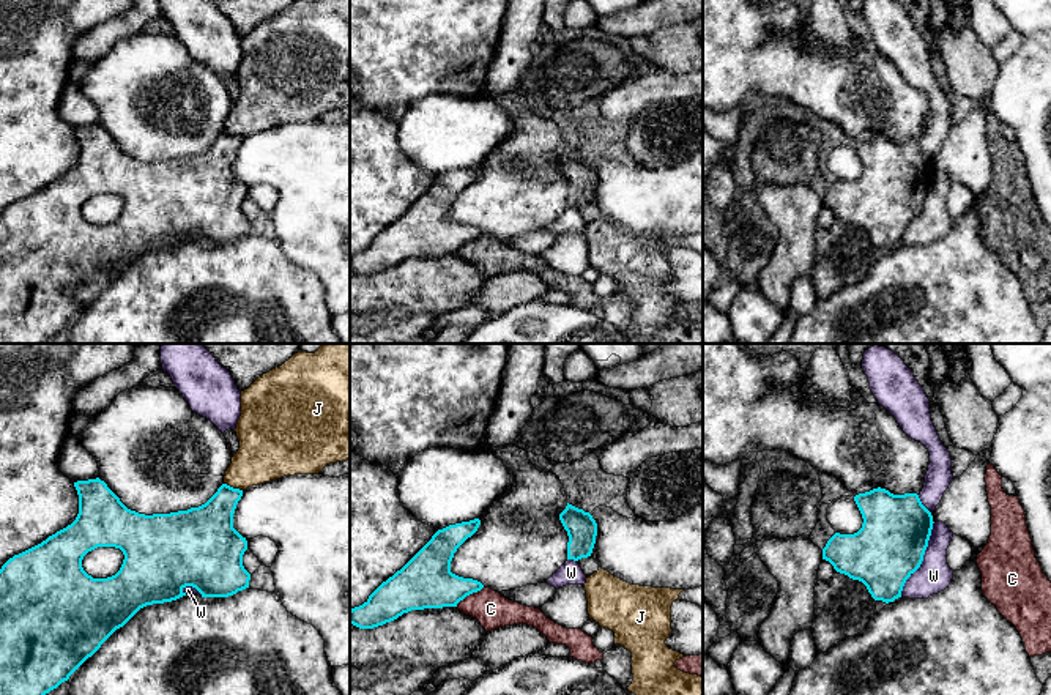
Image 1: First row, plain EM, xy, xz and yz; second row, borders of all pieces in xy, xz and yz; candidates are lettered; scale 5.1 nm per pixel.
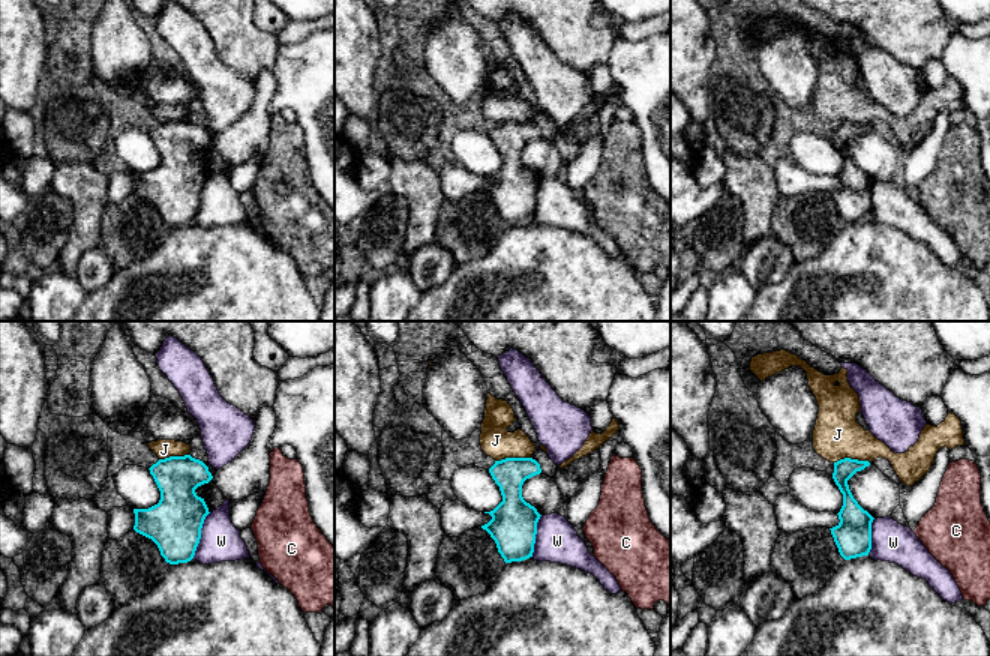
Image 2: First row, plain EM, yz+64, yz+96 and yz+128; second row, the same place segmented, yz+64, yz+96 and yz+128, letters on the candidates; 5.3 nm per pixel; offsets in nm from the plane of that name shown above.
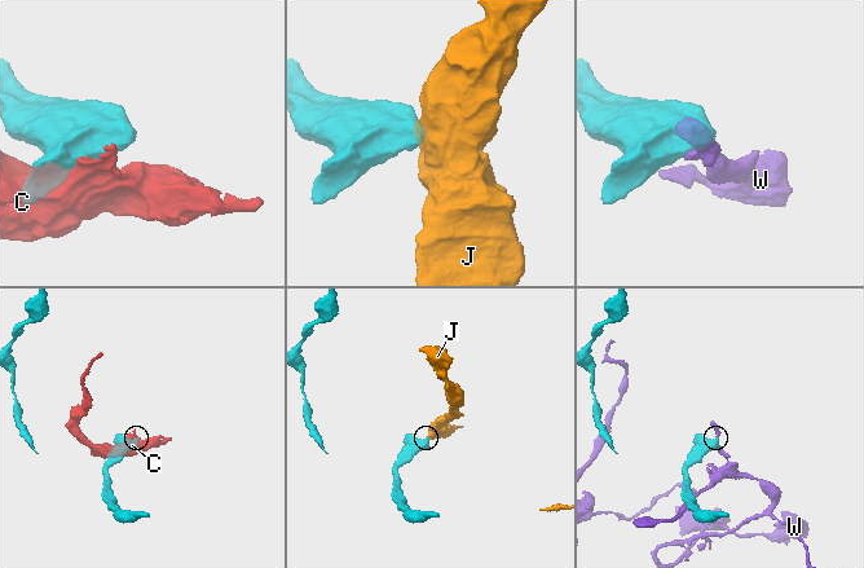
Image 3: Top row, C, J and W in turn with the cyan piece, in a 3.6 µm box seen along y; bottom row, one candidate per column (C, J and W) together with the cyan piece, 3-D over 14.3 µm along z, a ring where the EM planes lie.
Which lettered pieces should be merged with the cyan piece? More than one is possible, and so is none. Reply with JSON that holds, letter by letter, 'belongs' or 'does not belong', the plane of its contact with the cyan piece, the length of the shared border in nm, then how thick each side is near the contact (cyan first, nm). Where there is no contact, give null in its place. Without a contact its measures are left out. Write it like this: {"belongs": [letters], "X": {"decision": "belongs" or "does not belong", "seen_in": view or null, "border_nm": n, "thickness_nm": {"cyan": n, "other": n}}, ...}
{"belongs": [], "C": {"decision": "does not belong", "seen_in": "xz", "border_nm": 180, "thickness_nm": {"cyan": 280, "other": 180}}, "J": {"decision": "does not belong", "seen_in": "xy", "border_nm": 100, "thickness_nm": {"cyan": 260, "other": 280}}, "W": {"decision": "does not belong", "seen_in": "yz", "border_nm": 420, "thickness_nm": {"cyan": 360, "other": 170}}}

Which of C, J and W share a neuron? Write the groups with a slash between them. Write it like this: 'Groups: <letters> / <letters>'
Groups: C / J / W

